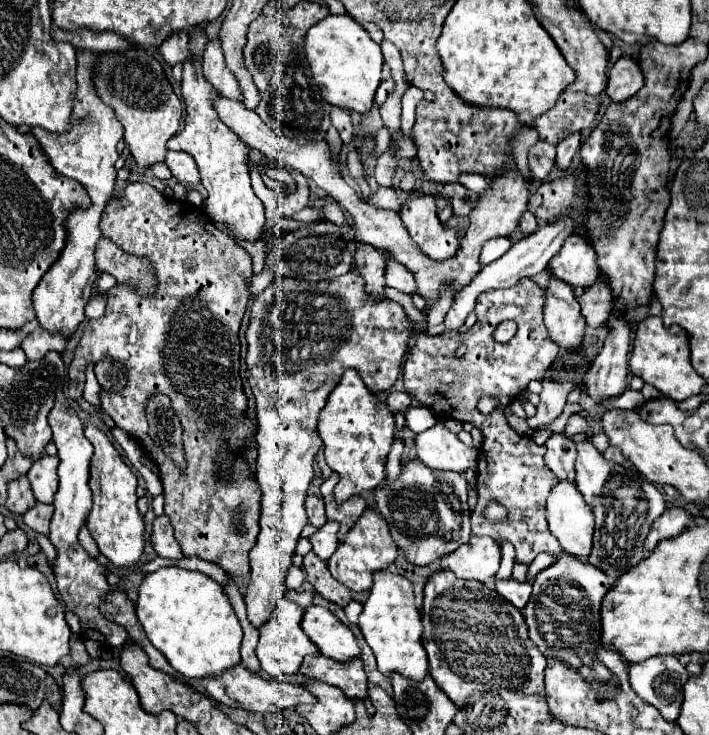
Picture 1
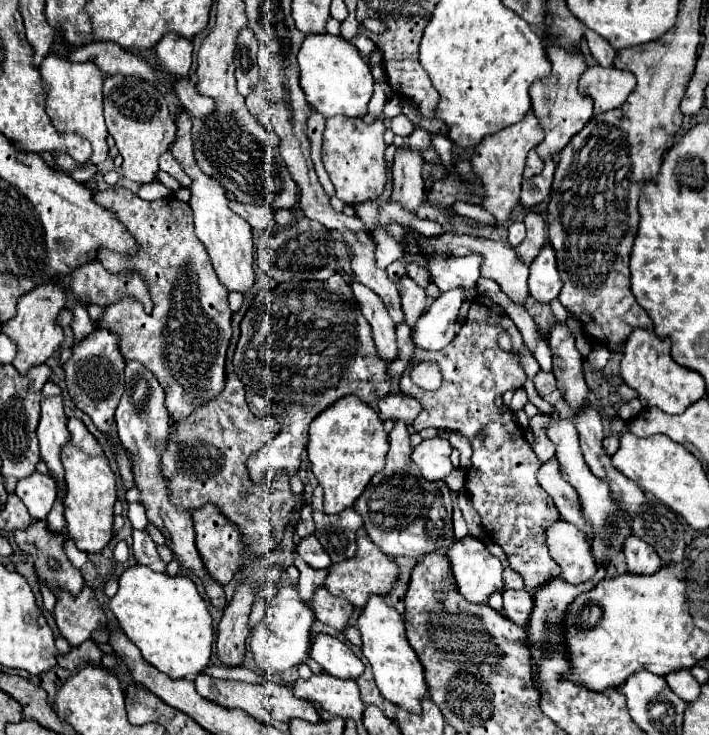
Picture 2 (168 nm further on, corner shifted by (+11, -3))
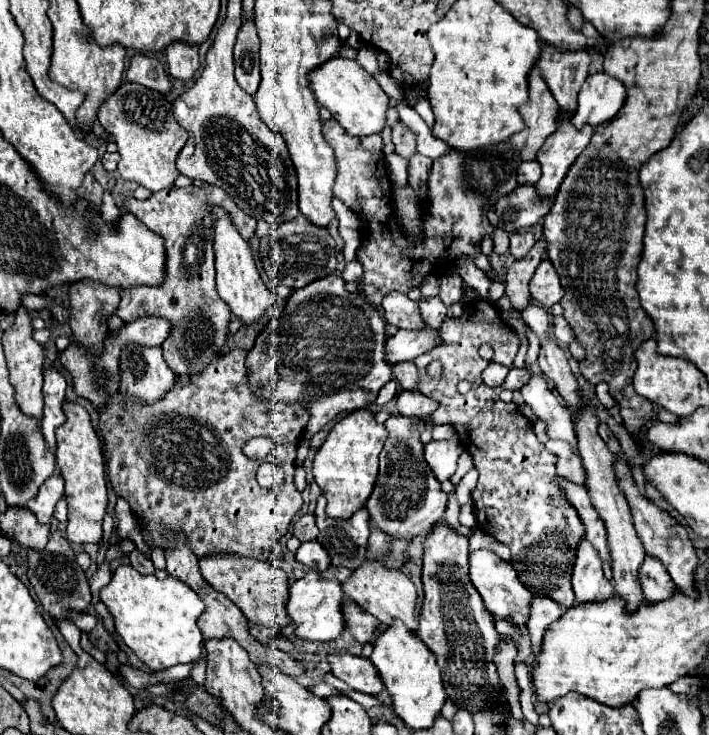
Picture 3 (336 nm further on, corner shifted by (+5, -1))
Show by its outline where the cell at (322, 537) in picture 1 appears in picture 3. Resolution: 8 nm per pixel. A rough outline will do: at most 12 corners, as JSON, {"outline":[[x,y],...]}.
{"outline":[[317,541],[301,543],[295,559],[305,567],[329,569],[331,559]]}

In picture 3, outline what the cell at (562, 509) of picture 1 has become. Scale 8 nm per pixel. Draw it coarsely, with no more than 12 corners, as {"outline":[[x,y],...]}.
{"outline":[[583,537],[571,579],[577,603],[615,593],[599,553]]}

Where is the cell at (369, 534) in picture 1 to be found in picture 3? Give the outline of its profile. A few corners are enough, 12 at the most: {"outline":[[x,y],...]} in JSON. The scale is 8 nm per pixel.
{"outline":[[363,561],[341,589],[381,625],[417,629],[417,591],[401,569]]}

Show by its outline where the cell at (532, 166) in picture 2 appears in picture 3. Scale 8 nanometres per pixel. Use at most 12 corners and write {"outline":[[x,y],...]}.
{"outline":[[523,161],[517,169],[519,185],[537,183],[541,165]]}

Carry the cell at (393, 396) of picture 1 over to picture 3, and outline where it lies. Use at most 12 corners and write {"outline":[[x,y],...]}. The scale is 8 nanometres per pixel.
{"outline":[[403,389],[395,397],[399,415],[425,417],[435,399]]}

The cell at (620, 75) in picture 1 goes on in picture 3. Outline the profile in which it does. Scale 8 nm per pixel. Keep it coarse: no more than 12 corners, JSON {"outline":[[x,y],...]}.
{"outline":[[607,73],[585,79],[573,125],[597,127],[627,97]]}

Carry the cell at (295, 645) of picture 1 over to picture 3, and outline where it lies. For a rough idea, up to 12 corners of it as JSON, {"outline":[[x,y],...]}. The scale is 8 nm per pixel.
{"outline":[[307,571],[289,587],[295,637],[331,641],[343,631],[337,579]]}

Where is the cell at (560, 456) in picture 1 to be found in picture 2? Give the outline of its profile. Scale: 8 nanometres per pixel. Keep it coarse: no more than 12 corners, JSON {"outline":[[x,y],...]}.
{"outline":[[557,459],[543,463],[537,479],[565,521],[593,539],[581,517],[573,485],[561,477]]}

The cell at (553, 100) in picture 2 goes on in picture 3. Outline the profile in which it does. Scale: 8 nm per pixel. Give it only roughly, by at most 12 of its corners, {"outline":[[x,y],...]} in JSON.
{"outline":[[559,109],[557,131],[537,159],[539,195],[553,199],[567,167],[587,147],[591,125],[577,129]]}

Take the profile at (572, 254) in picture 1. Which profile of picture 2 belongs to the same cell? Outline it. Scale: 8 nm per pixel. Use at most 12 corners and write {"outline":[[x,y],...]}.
{"outline":[[545,245],[531,263],[529,293],[551,303],[563,283],[555,251]]}

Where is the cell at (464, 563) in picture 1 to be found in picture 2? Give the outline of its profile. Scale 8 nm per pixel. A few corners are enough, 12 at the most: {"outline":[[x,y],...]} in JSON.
{"outline":[[475,537],[447,551],[459,593],[487,603],[503,565]]}

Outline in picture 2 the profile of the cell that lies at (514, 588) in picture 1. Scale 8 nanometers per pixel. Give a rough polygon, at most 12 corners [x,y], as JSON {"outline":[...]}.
{"outline":[[503,593],[505,617],[527,631],[533,593]]}

